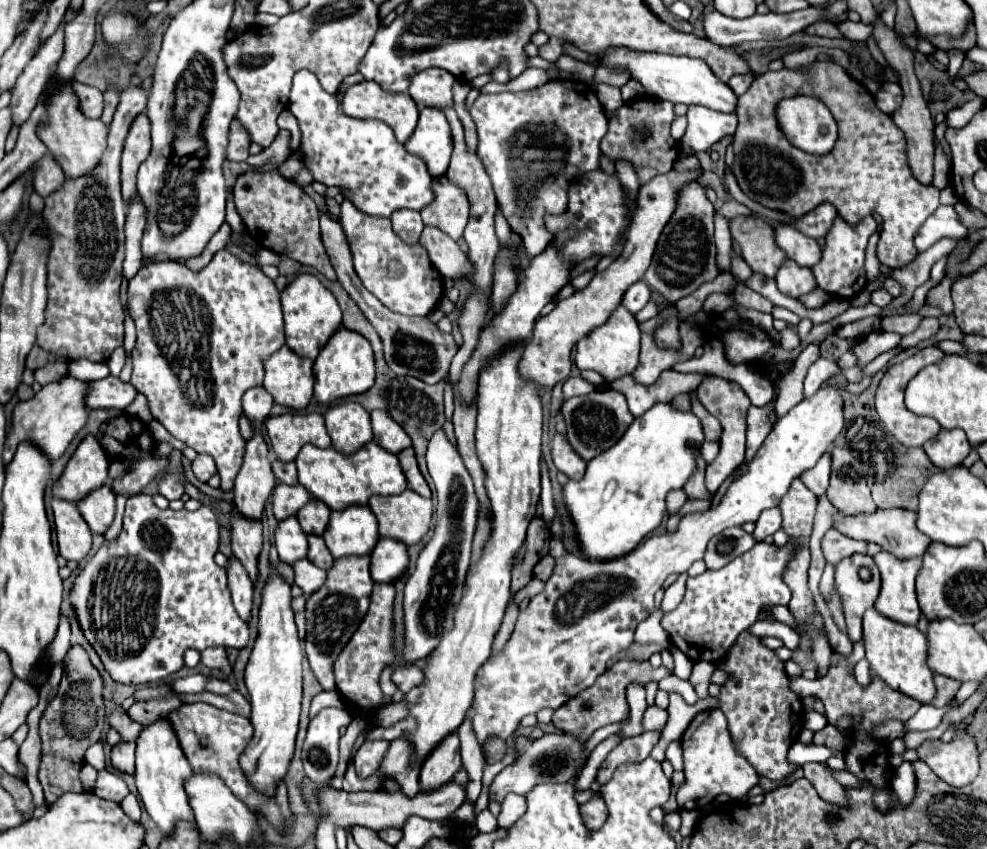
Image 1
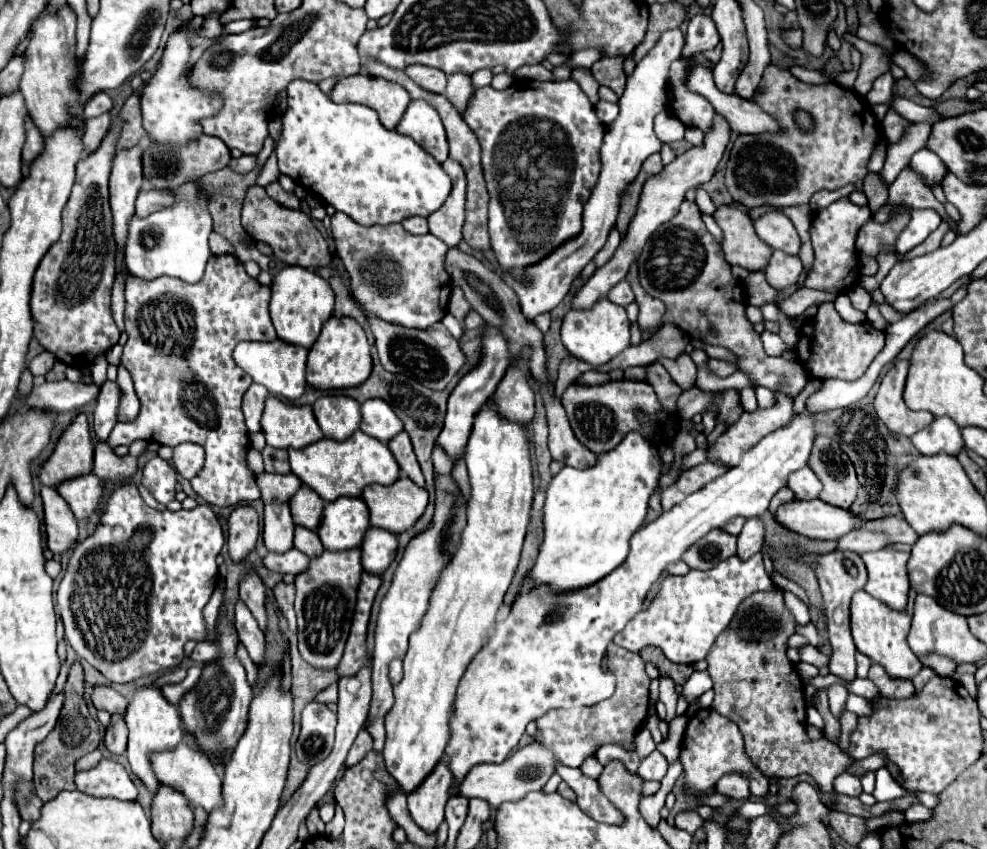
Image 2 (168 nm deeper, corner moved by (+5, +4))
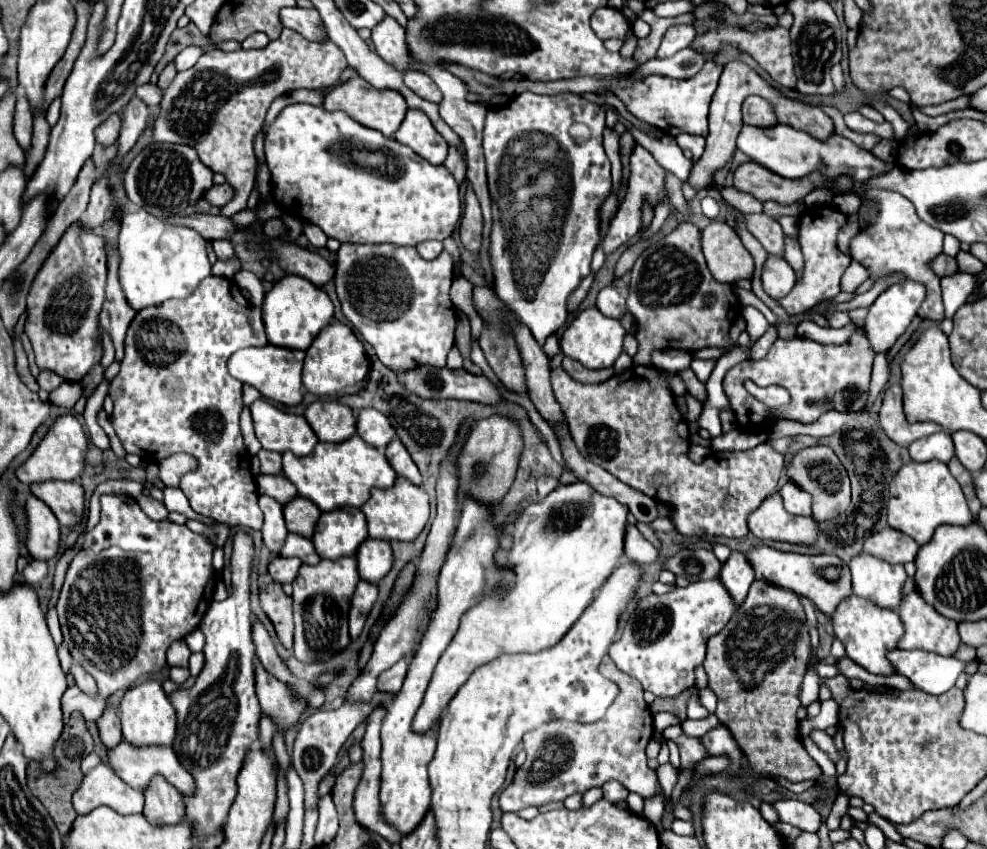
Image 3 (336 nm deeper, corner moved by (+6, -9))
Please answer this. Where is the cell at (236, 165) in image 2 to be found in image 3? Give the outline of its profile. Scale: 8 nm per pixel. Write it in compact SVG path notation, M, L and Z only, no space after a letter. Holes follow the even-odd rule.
M222 183L222 185L218 185L218 187L212 187L212 189L204 195L204 199L206 199L210 205L214 205L214 207L222 207L222 205L226 205L226 203L230 201L232 195L234 195L232 187L230 187L228 183Z

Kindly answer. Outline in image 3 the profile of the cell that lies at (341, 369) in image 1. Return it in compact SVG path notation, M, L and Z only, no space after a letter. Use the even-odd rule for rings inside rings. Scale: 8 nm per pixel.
M330 323L326 325L316 341L306 351L304 371L302 371L302 383L304 387L320 397L344 397L360 393L366 387L370 371L370 361L364 353L364 347L360 339L354 335L354 331L344 323Z

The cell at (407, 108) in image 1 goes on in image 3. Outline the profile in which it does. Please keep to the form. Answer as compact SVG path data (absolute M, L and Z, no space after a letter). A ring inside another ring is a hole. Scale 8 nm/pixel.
M352 77L346 83L334 87L332 91L328 91L324 95L324 109L326 111L344 111L348 113L354 121L358 121L364 127L376 129L380 131L384 137L394 137L396 129L400 127L402 119L406 117L408 105L404 101L404 97L400 97L400 93L396 93L394 89L372 89L370 85L364 85L364 81L360 81L360 77Z

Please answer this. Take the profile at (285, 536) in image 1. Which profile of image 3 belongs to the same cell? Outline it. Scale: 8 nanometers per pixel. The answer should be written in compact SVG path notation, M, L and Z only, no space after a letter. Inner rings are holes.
M260 495L258 505L264 513L264 527L262 527L264 543L270 549L270 553L278 555L282 545L284 545L284 539L288 535L286 523L284 523L284 517L282 517L282 505L276 499L270 499L270 497L264 497L264 495Z

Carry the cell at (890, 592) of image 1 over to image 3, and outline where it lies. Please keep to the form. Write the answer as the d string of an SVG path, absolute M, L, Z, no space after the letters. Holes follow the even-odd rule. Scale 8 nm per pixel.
M868 553L852 557L848 563L852 573L852 593L868 597L880 607L896 609L902 599L902 585L906 581L904 565L890 565Z

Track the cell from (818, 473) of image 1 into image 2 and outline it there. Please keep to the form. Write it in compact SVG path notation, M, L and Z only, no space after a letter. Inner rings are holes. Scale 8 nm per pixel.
M809 466L801 468L799 472L793 472L793 476L789 476L787 486L797 494L799 500L813 500L823 488L823 484L817 480L815 472Z

